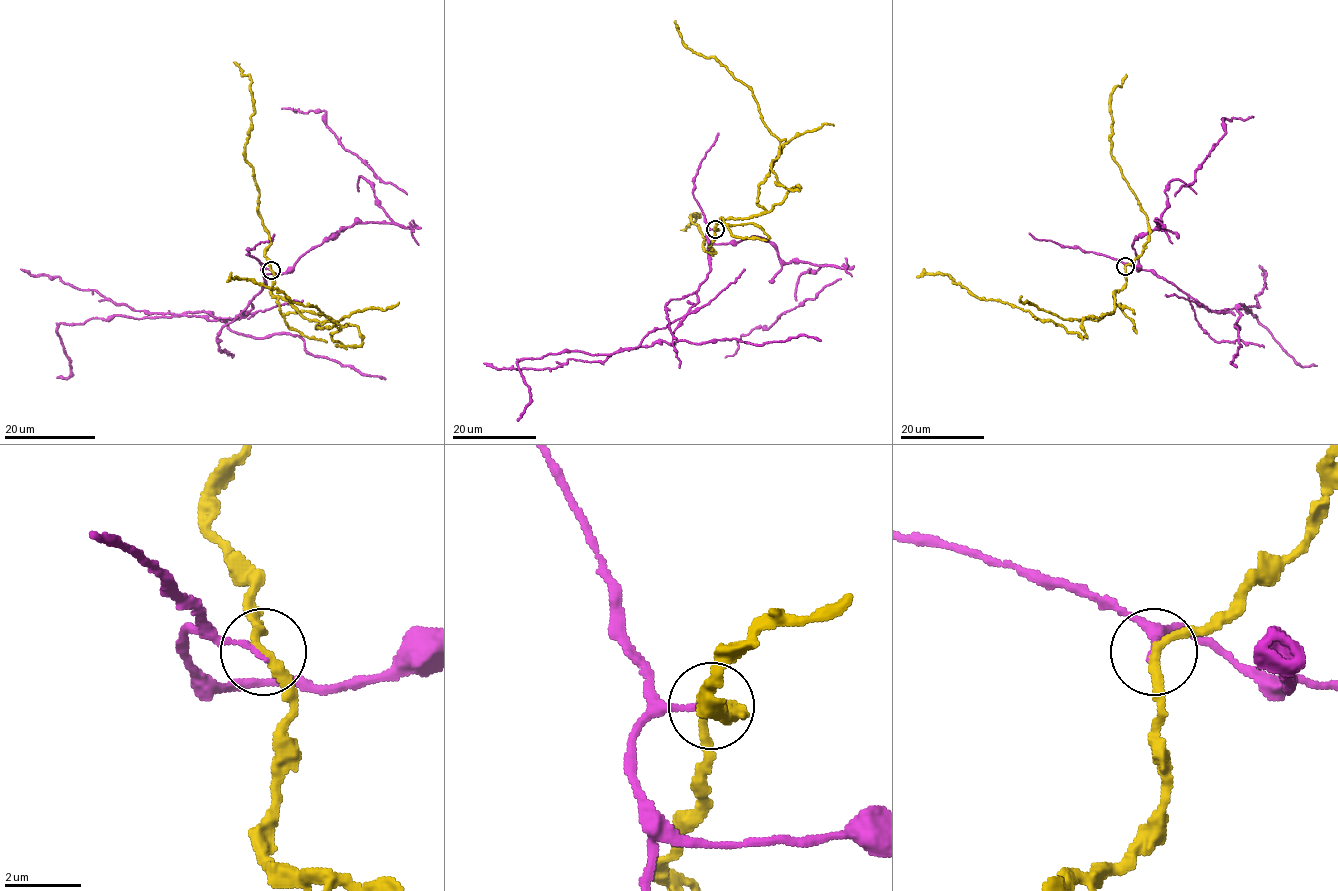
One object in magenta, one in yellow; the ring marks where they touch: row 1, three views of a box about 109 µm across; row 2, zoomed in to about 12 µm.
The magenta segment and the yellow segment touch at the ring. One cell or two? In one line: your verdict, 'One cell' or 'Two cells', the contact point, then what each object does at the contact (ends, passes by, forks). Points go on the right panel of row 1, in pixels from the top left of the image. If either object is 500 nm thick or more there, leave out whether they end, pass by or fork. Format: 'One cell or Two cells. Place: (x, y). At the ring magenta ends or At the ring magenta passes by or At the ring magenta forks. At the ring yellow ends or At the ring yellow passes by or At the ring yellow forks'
Two cells. Place: (1125, 266). At the ring magenta ends. At the ring yellow passes by

